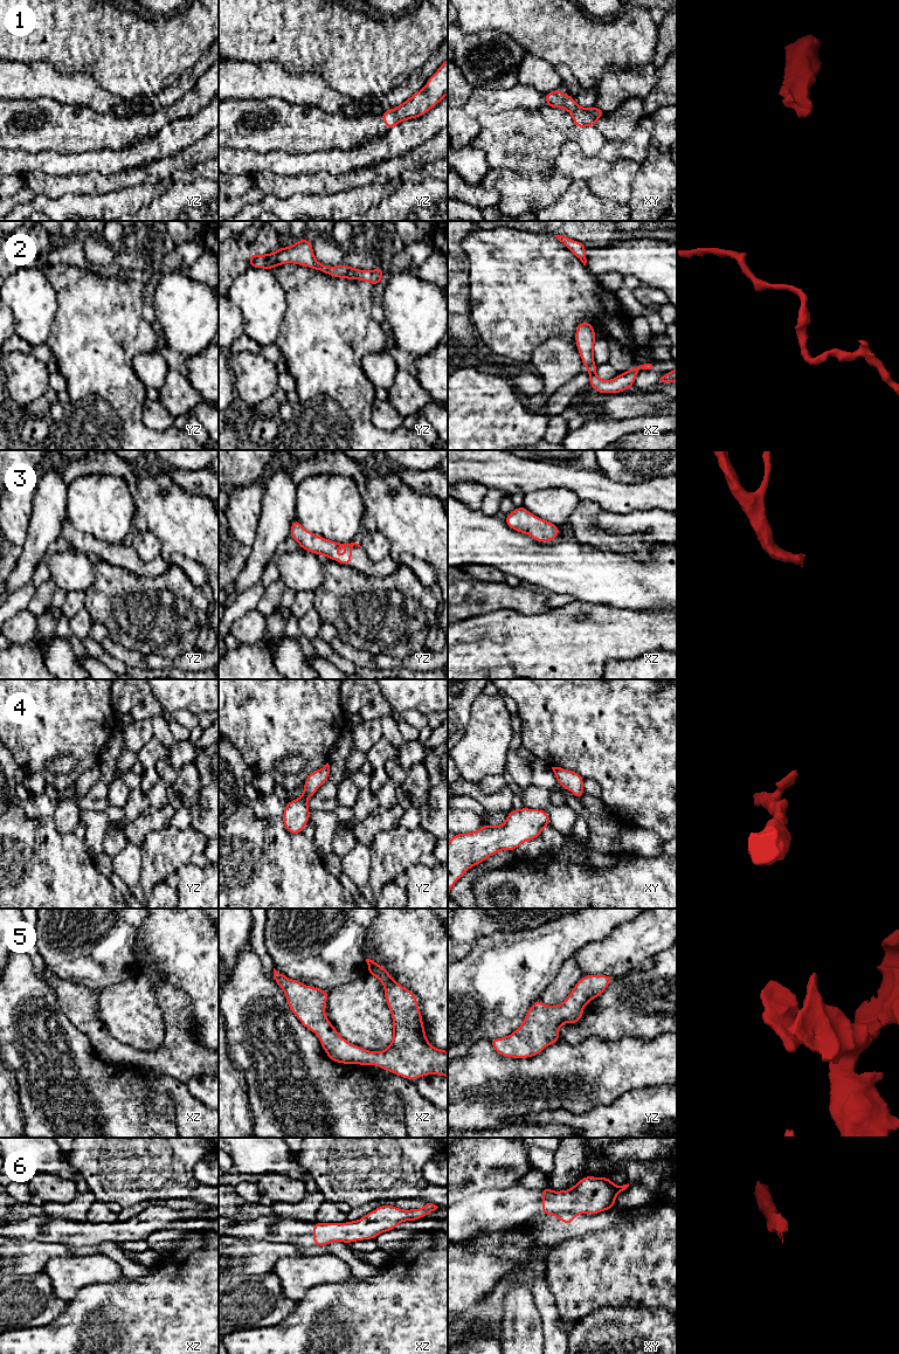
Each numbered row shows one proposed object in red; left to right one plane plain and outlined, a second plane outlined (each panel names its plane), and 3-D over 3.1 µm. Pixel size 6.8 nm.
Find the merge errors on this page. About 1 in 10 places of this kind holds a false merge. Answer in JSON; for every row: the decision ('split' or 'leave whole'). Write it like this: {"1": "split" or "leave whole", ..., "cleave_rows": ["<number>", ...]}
{"1": "leave whole", "2": "leave whole", "3": "leave whole", "4": "leave whole", "5": "leave whole", "6": "leave whole", "cleave_rows": []}

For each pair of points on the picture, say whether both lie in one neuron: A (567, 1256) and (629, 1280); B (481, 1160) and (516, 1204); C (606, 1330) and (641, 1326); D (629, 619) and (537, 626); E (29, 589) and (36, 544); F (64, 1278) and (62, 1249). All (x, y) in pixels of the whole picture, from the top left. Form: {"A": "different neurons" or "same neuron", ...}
{"A": "same neuron", "B": "different neurons", "C": "same neuron", "D": "same neuron", "E": "different neurons", "F": "different neurons"}

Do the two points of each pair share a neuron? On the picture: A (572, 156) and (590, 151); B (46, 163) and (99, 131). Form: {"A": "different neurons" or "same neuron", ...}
{"A": "different neurons", "B": "different neurons"}

